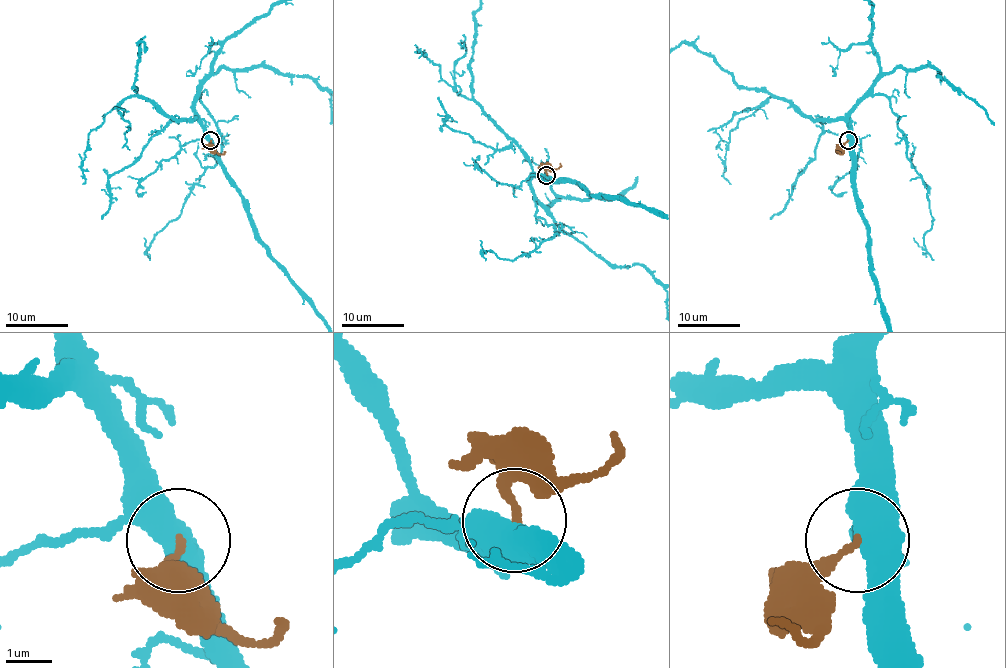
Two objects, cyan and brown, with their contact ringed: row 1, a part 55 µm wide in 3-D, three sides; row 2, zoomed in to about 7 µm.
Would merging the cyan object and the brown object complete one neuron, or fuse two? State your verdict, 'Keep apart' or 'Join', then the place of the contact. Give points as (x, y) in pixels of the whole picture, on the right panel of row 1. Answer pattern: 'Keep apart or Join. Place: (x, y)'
Keep apart. Place: (848, 140)

